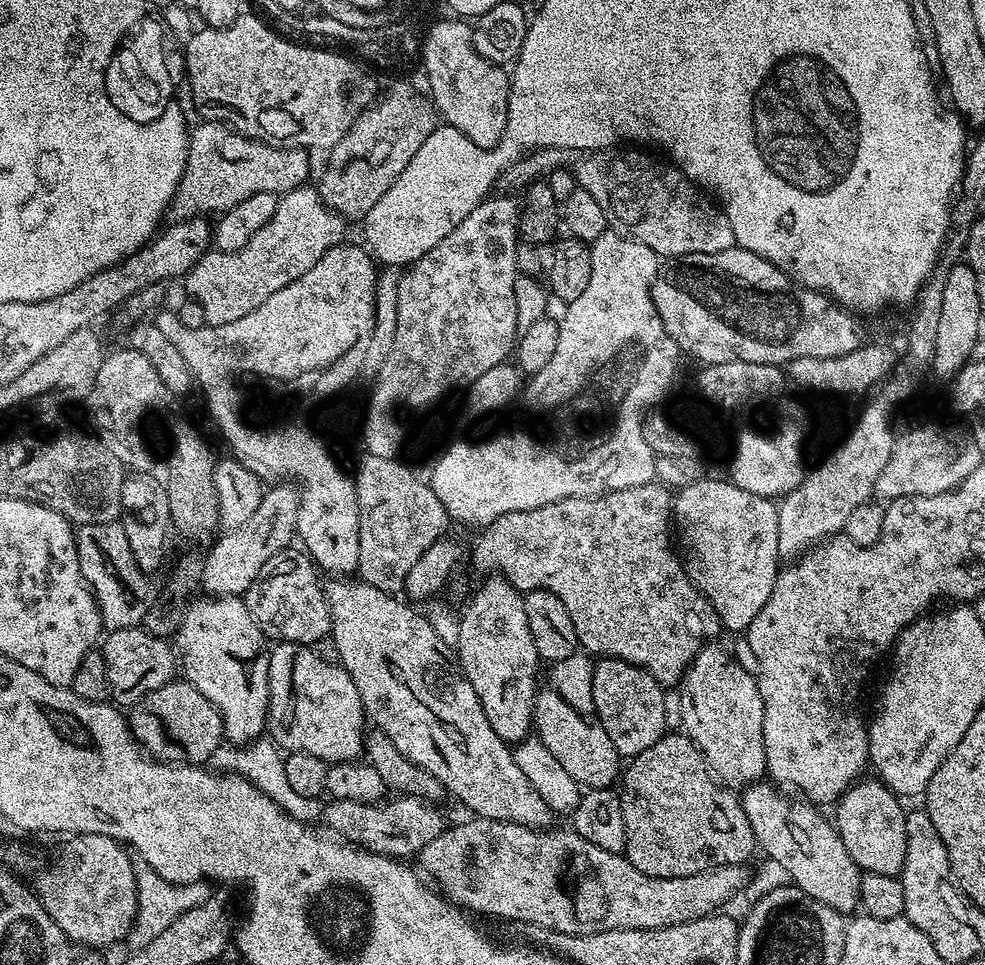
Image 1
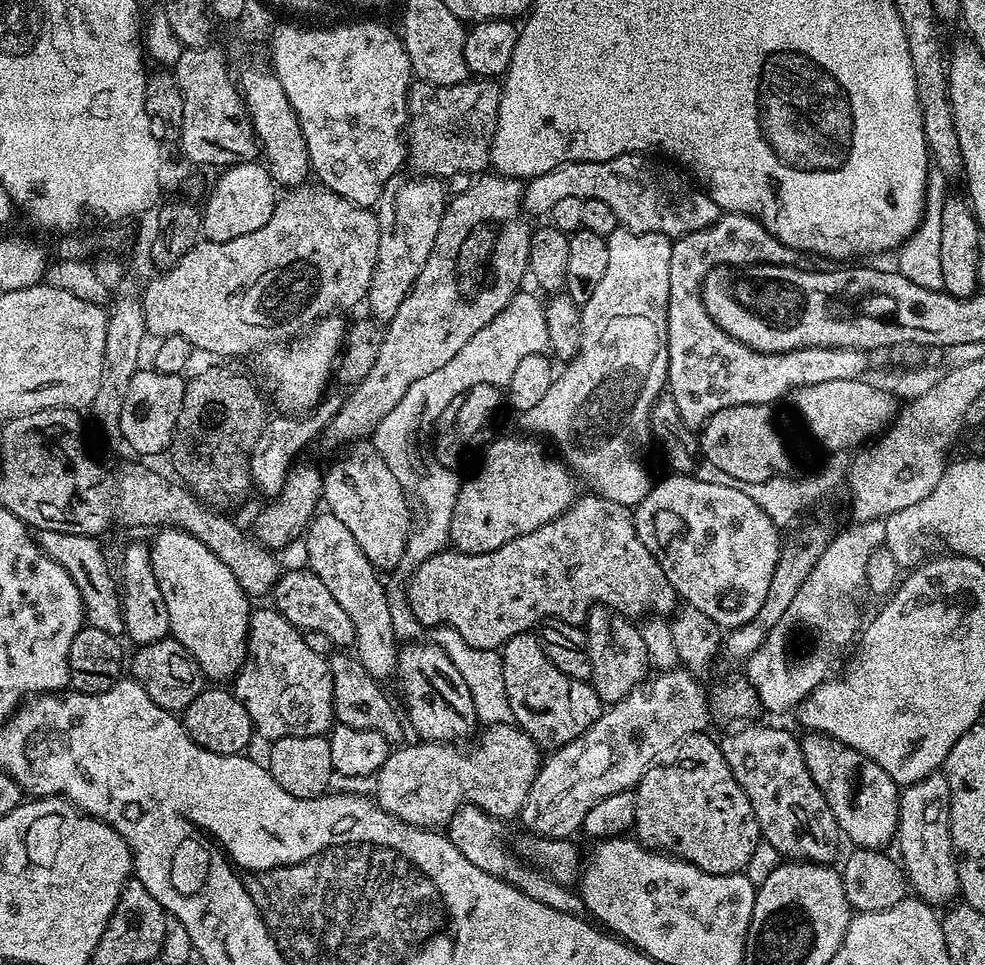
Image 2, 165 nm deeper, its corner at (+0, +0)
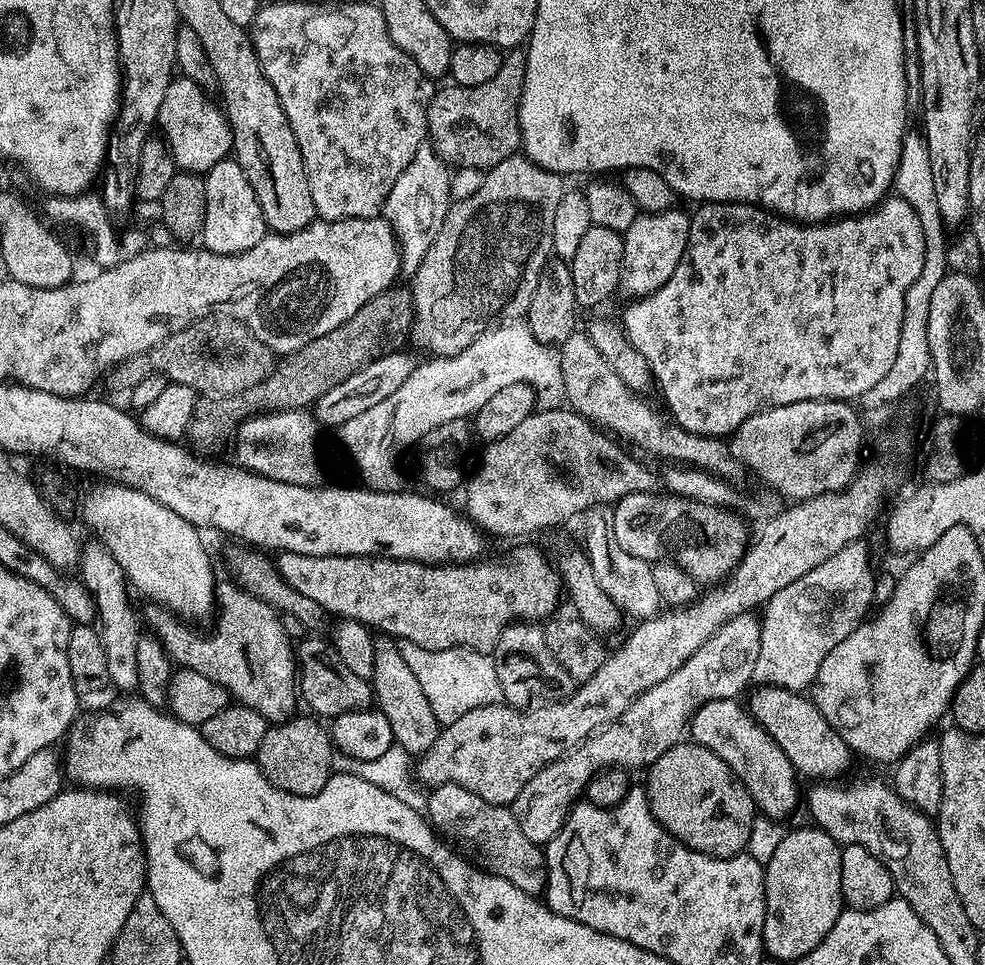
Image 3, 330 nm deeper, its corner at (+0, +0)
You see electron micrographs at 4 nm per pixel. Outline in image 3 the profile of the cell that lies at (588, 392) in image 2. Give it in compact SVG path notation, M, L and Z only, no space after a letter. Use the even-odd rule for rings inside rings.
M676 206L660 211L649 211L638 214L634 222L622 233L624 240L624 262L620 265L618 277L619 291L624 291L628 298L647 296L674 274L674 266L678 264L684 253L688 240L689 213L679 212Z

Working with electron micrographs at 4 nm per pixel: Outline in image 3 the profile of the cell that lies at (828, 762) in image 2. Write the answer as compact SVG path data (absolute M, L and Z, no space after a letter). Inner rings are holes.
M757 687L756 693L746 700L746 709L778 746L790 758L790 762L796 767L801 777L812 777L818 782L832 782L843 777L844 772L854 761L854 753L847 742L840 737L838 730L822 718L822 714L816 709L815 700L800 692L791 692L789 689L772 687Z

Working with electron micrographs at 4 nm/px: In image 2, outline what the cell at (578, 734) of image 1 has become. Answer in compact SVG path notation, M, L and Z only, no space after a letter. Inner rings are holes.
M531 631L519 632L504 643L502 678L506 682L506 698L510 698L513 721L541 749L555 750L566 742L574 742L574 738L598 722L602 711L600 695L592 689L589 681L562 674L562 670L558 670L544 653L539 635Z

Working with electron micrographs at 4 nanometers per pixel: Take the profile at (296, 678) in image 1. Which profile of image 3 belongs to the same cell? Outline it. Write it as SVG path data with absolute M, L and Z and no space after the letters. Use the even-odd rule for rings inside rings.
M229 582L221 583L216 589L216 603L214 605L214 621L216 629L213 632L199 632L199 627L185 622L174 612L169 612L163 606L148 606L144 616L157 640L163 643L164 651L169 659L181 668L198 670L198 674L206 674L218 686L222 686L228 692L233 701L245 704L247 708L253 708L258 714L262 714L269 725L283 724L285 720L291 720L297 715L298 708L298 665L293 641L290 640L280 621L281 613L271 608L266 602L262 602L254 594L244 591L239 584Z

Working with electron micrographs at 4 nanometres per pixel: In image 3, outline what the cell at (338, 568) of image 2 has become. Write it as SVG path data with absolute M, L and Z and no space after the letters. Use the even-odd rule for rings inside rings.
M380 638L375 643L374 670L370 681L375 703L390 721L393 741L406 749L409 757L419 758L426 750L430 750L430 746L434 746L440 736L441 717L436 716L434 710L430 710L430 702L422 690L422 682L418 682L414 670L406 666L399 643L392 638Z

